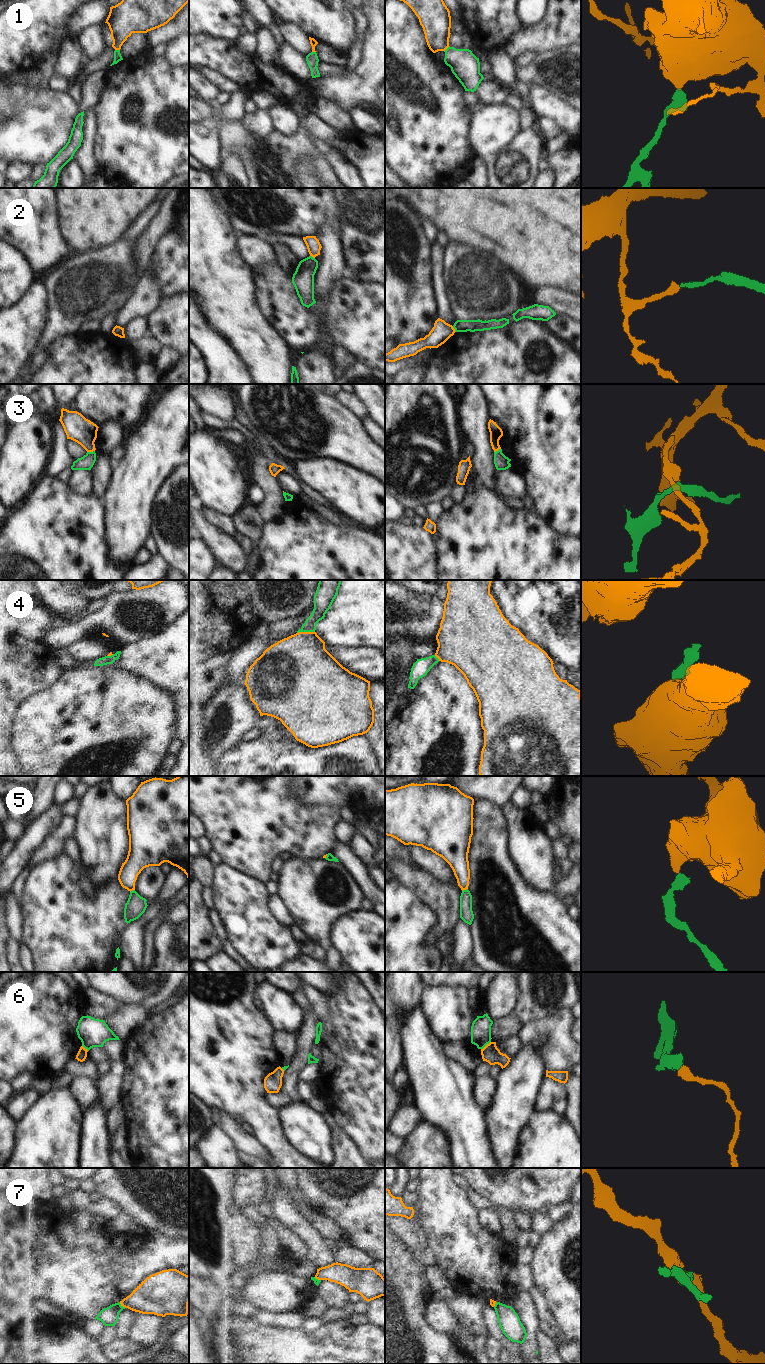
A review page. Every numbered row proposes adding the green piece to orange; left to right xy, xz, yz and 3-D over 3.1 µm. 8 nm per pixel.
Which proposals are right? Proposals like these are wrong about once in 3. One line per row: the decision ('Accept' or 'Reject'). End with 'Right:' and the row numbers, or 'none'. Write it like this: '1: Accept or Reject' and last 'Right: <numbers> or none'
1: Accept
2: Reject
3: Reject
4: Accept
5: Reject
6: Reject
7: Reject
Right: 1, 4

